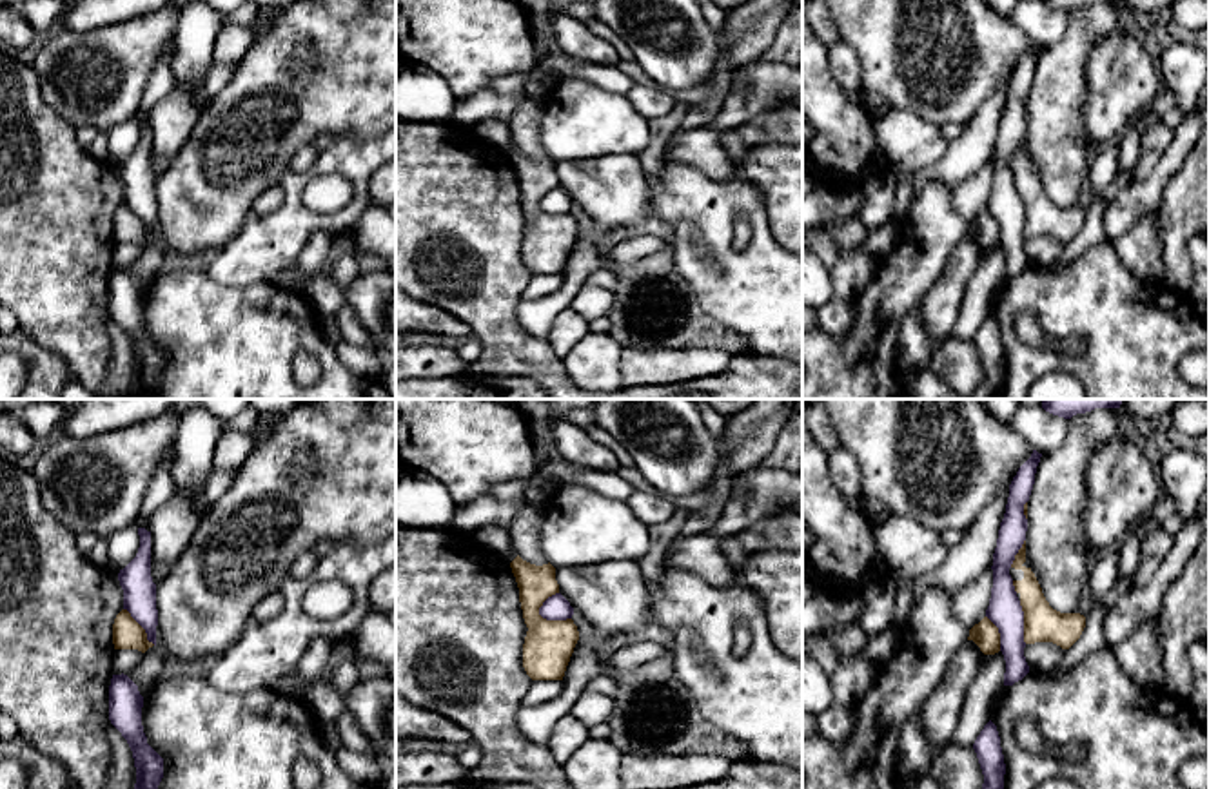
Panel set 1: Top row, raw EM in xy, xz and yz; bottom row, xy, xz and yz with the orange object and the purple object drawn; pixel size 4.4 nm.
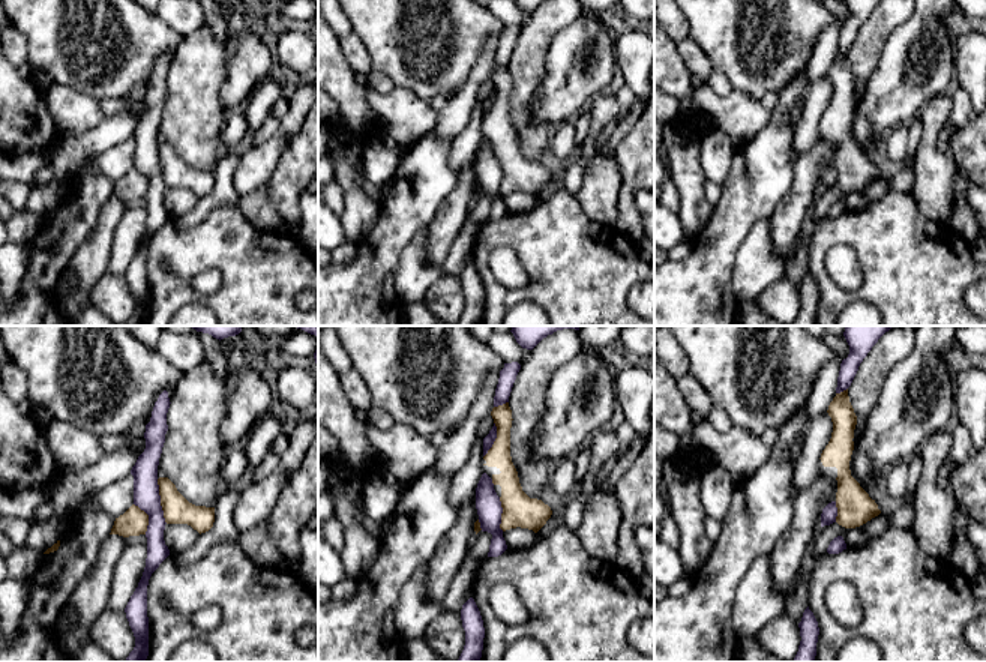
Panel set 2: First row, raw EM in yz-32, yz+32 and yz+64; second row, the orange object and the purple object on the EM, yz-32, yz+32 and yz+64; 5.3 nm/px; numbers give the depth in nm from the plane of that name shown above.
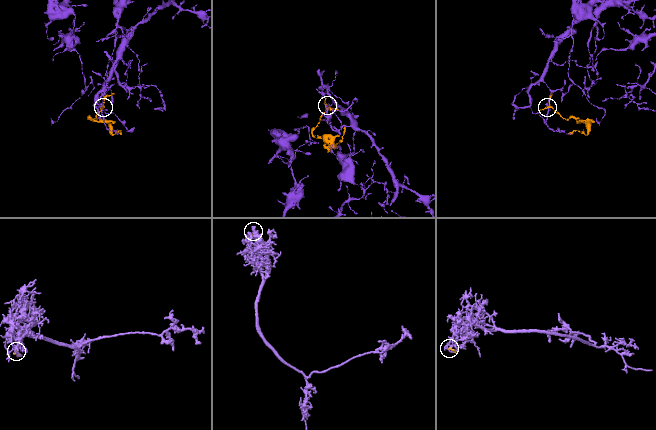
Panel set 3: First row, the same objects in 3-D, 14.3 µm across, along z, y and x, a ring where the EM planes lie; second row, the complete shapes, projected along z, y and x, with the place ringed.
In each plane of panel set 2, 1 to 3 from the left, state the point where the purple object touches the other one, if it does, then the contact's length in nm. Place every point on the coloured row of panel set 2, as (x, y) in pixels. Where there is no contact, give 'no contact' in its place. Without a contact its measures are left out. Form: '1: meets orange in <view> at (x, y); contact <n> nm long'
1: meets orange in yz-32 at (161, 502); contact 240 nm long
2: meets orange in yz+32 at (496, 440); contact 200 nm long
3: meets orange in yz+64 at (838, 512); contact 110 nm long

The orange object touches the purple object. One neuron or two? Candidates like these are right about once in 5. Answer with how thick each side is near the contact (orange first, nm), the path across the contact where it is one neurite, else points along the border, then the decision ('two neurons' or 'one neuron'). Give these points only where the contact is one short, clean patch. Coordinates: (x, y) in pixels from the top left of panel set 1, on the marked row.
220/110 nm | two neurons

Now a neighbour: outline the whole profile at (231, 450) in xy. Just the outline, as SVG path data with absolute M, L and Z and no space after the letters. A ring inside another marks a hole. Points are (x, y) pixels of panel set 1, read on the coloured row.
M223 432L214 446L214 466L229 472L240 468L252 450L252 433Z

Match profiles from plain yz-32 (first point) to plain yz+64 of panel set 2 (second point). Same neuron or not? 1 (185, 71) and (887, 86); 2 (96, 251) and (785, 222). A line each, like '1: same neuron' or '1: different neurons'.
1: different neurons
2: same neuron

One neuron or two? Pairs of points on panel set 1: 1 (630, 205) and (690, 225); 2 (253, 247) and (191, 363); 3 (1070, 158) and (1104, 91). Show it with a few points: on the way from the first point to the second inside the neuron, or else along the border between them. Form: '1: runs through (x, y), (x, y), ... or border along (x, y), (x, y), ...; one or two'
1: border along (648, 176), (652, 214); two
2: border along (204, 271), (215, 282), (227, 287), (271, 282); two
3: border along (1090, 93), (1082, 106), (1082, 142), (1093, 151); two

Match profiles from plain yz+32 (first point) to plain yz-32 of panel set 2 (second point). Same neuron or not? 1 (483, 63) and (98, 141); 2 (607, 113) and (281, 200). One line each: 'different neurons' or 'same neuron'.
1: same neuron
2: different neurons

